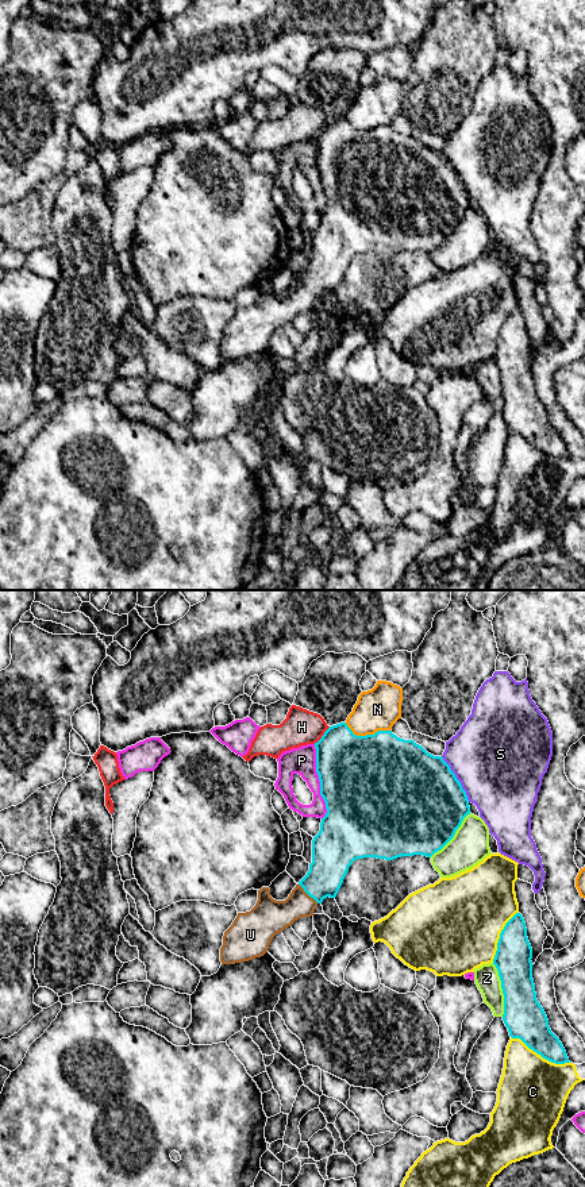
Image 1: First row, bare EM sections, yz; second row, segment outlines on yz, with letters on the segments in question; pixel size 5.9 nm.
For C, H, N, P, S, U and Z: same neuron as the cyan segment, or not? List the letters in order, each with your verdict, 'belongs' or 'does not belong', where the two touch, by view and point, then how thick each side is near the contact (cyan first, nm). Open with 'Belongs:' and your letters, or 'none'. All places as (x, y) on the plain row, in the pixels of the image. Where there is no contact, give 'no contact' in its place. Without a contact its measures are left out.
Belongs: U
C: does not belong; contact yz (541, 450); calibres 240 and 420 nm
H: does not belong; contact yz (322, 131); calibres 400 and 220 nm
N: does not belong; contact yz (366, 130); calibres 500 and 260 nm
P: does not belong; contact yz (320, 177); calibres 500 and 170 nm
S: does not belong; contact yz (457, 174); calibres 500 and 480 nm
U: belongs; contact yz (308, 289); calibres 220 and 190 nm
Z: does not belong; contact yz (503, 385); calibres 240 and 150 nm

